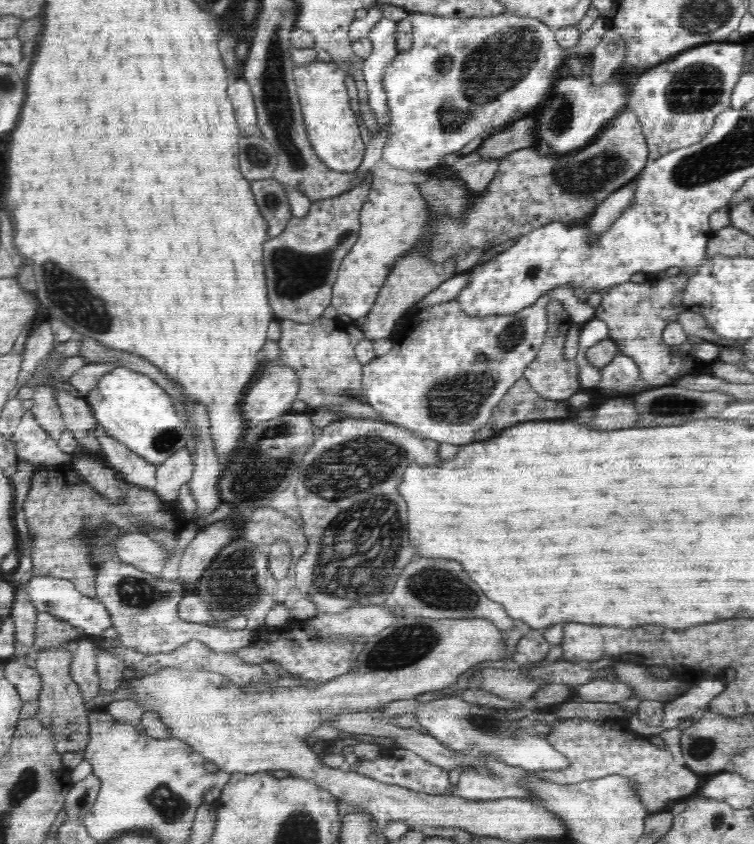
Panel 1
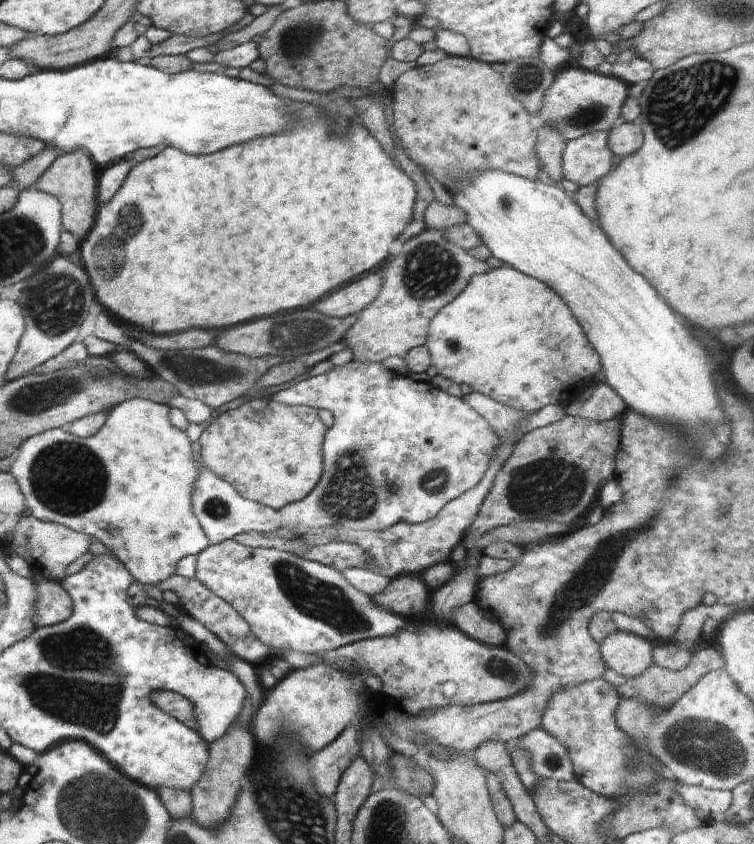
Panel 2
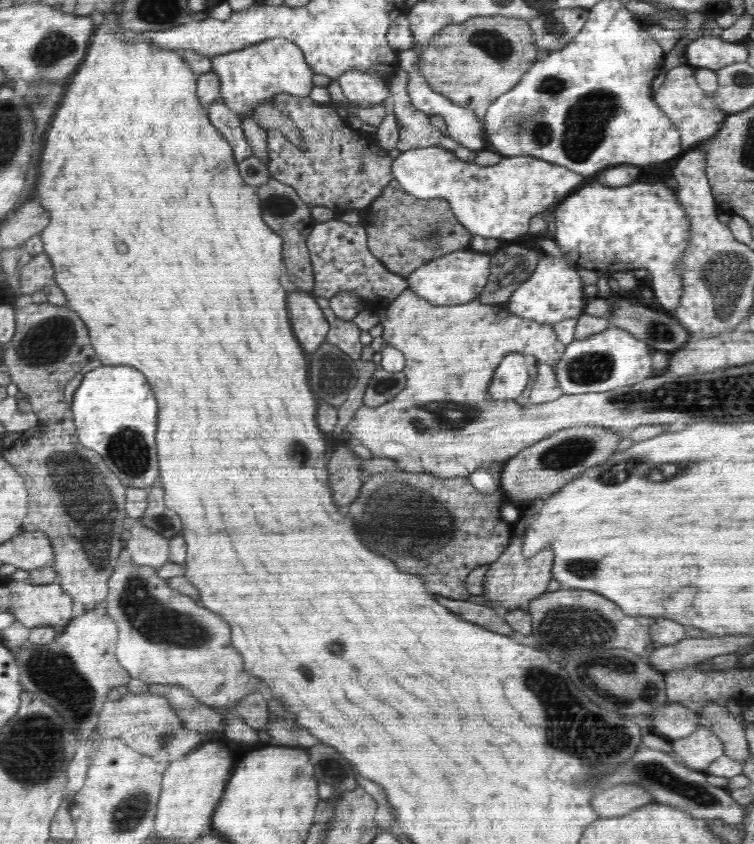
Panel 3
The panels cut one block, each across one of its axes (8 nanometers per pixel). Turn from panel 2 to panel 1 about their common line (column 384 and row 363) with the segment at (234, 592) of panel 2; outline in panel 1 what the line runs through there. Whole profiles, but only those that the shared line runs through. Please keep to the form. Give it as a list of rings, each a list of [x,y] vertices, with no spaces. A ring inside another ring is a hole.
[[[619,354],[601,368],[602,378],[598,382],[598,388],[601,392],[622,392],[622,394],[633,393],[635,386],[641,378],[640,369],[632,358],[624,354]]]

